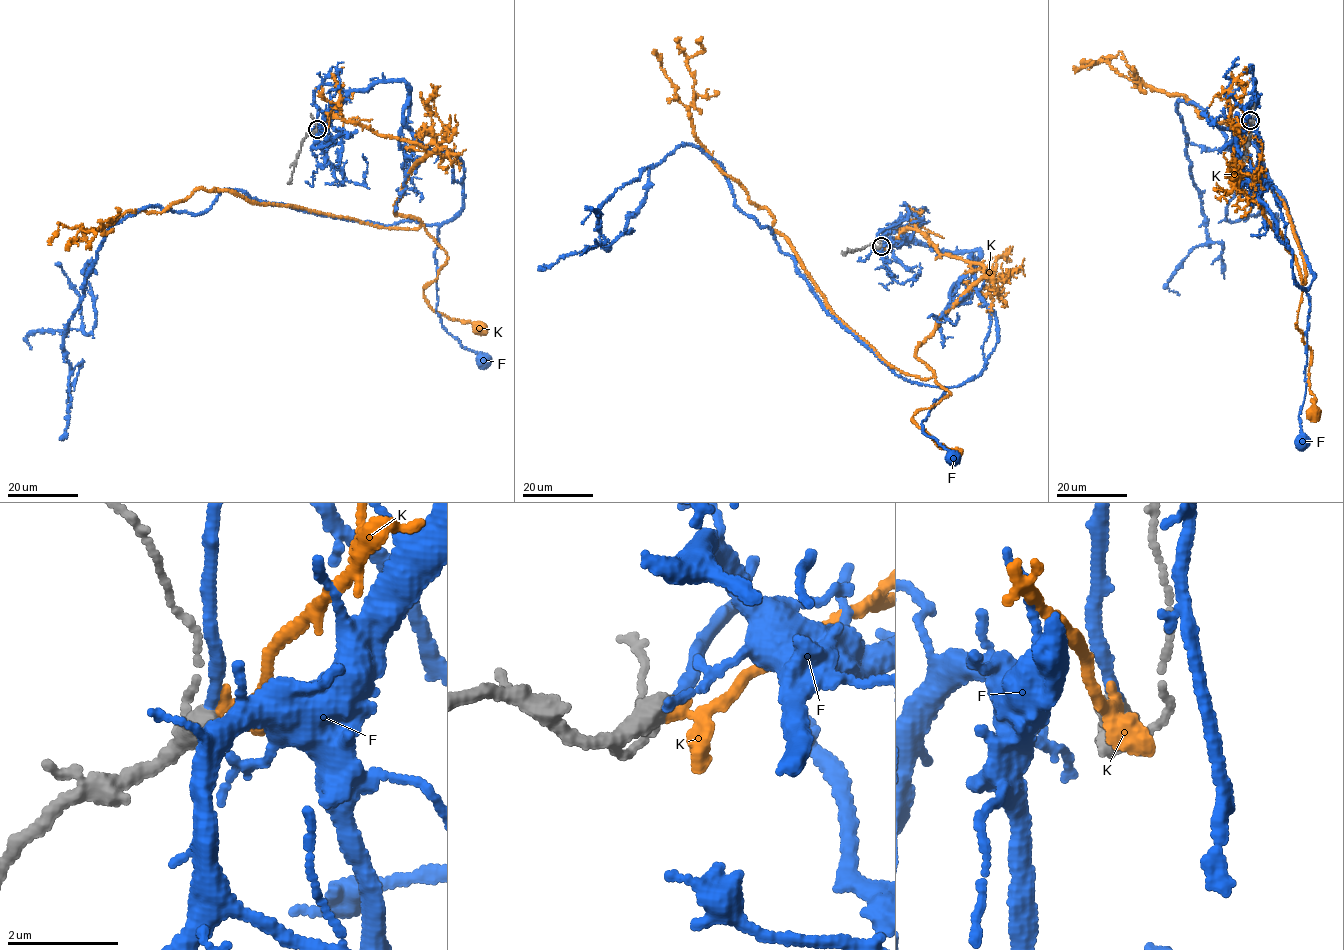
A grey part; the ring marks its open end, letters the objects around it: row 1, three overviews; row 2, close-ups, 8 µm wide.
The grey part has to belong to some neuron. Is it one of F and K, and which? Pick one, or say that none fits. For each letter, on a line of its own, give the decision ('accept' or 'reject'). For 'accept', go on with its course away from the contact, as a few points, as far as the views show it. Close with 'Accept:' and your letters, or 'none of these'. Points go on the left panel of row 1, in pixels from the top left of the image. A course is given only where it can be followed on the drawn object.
F: accept | via (316, 129), (322, 84), (405, 82), (404, 126), (462, 184), (438, 233), (436, 313), (481, 359)
K: reject
Accept: F

